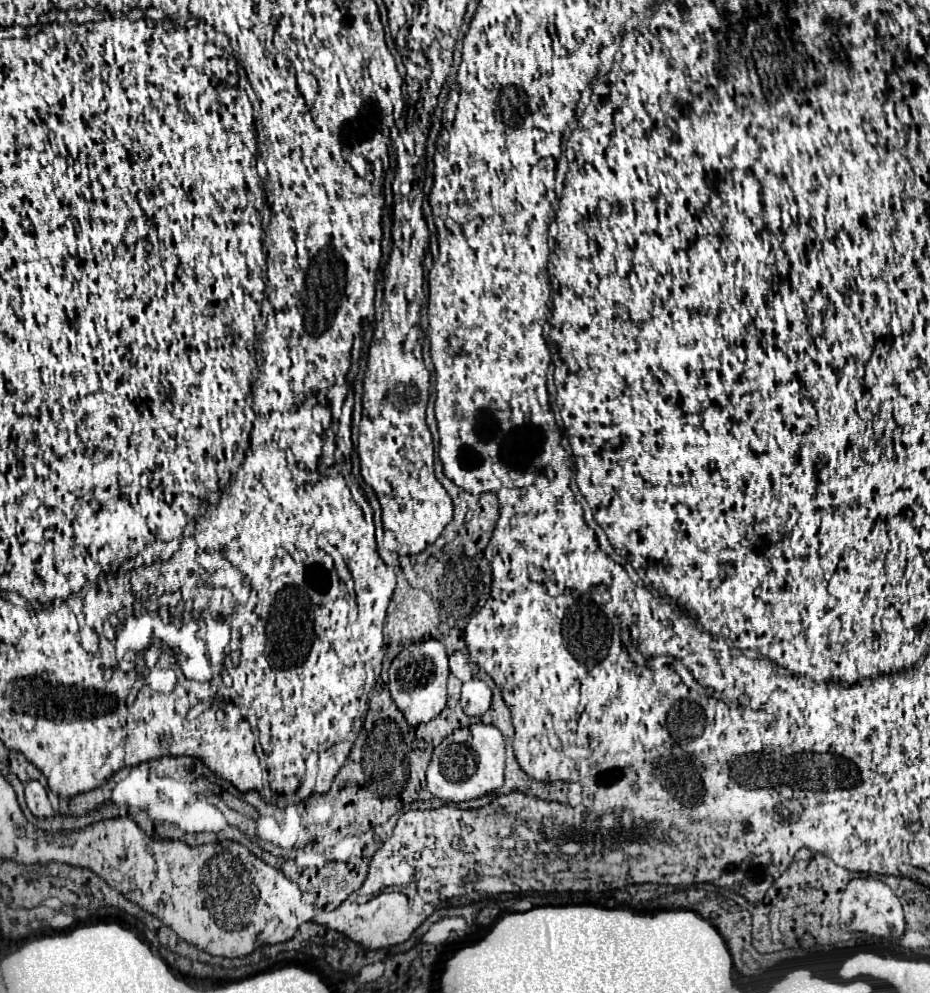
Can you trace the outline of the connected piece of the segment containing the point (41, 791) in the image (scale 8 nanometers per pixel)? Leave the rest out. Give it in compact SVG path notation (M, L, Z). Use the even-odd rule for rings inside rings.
M32 780L30 784L26 784L24 792L26 792L26 800L28 800L28 806L30 806L30 812L34 816L38 816L38 818L54 816L54 810L52 810L52 806L48 802L48 796L46 796L46 788L40 782Z

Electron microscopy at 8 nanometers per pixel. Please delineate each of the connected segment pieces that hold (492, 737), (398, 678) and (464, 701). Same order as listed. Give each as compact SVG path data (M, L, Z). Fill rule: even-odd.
M474 724L470 728L460 728L434 748L426 772L428 790L440 800L452 800L456 804L482 798L504 784L504 762L504 736L496 726Z
M440 640L420 642L406 646L392 662L390 670L390 694L398 710L410 722L410 726L434 720L446 706L446 682L448 682L448 654Z
M470 680L462 686L460 706L468 716L482 716L492 704L492 692L482 680Z

